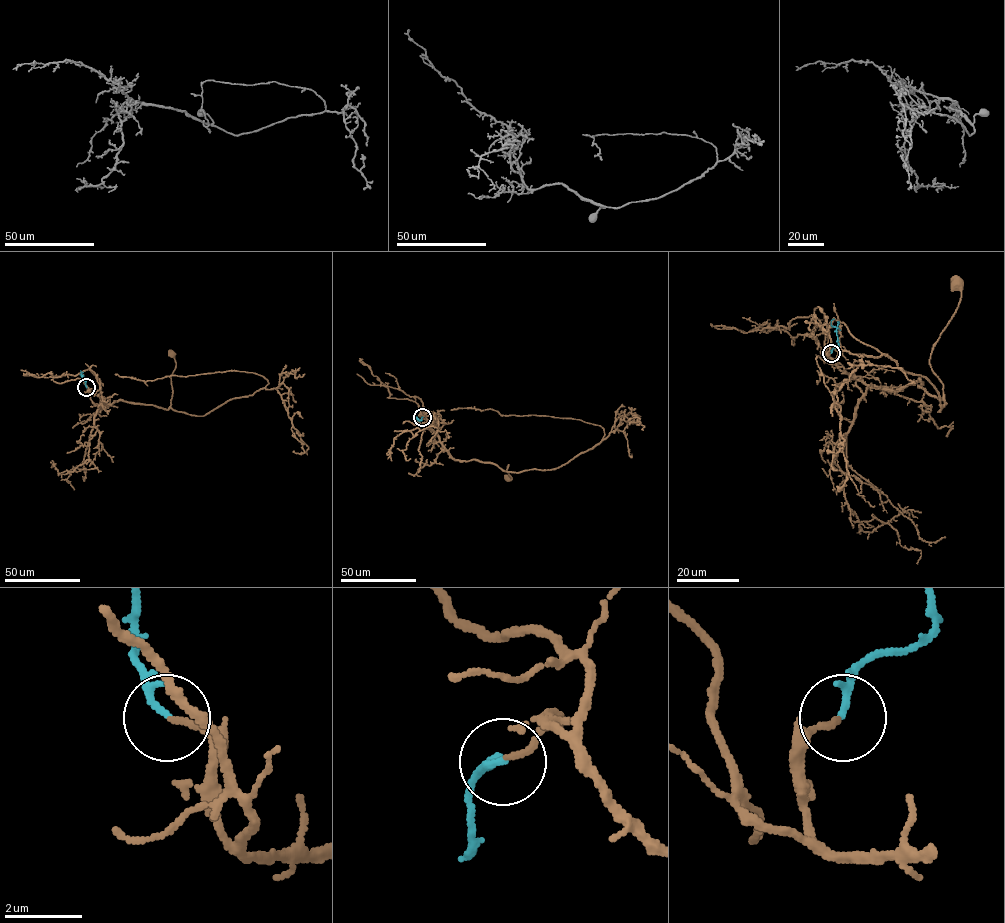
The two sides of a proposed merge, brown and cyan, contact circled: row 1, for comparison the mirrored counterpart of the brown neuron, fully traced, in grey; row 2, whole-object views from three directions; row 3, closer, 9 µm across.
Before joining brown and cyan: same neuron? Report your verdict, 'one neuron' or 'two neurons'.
one neuron

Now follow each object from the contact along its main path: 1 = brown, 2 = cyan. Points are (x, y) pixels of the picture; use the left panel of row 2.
1: (86, 387), (89, 393), (99, 390), (105, 405), (123, 400), (167, 410), (176, 364), (171, 355)
2: (86, 387), (80, 371)

